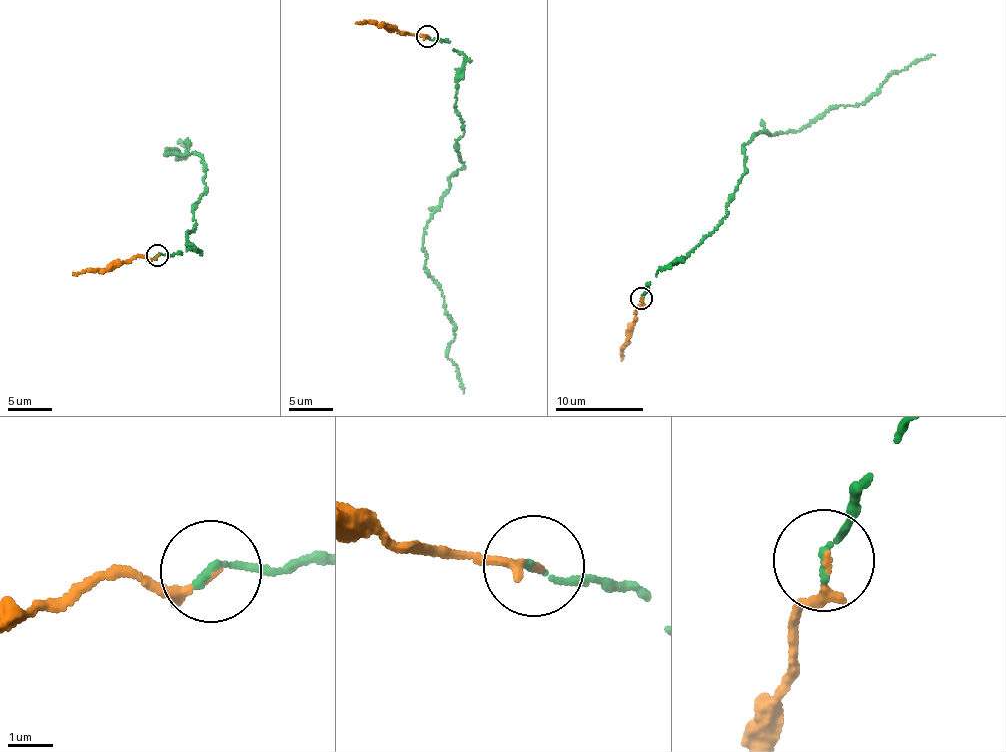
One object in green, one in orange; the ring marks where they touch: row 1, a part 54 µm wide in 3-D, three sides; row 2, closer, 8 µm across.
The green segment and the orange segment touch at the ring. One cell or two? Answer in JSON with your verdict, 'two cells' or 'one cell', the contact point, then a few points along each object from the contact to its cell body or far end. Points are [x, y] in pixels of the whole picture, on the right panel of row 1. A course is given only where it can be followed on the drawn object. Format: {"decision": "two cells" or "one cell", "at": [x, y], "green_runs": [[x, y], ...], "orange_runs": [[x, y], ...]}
{"decision": "one cell", "at": [641, 298], "green_runs": [[640, 298], [727, 214], [755, 136], [863, 103], [935, 55]], "orange_runs": [[641, 297], [642, 303], [634, 311], [622, 348], [621, 360]]}

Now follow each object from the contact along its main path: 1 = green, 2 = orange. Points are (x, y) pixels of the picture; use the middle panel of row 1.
1: (426, 36), (463, 57), (454, 97), (463, 166), (422, 247), (455, 335), (447, 355), (463, 393)
2: (428, 36), (405, 33), (384, 24), (357, 22)

